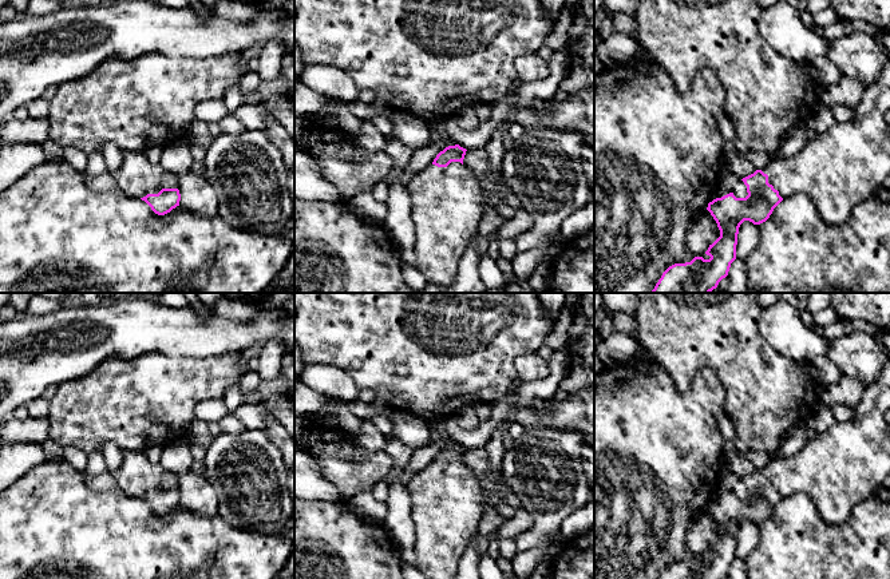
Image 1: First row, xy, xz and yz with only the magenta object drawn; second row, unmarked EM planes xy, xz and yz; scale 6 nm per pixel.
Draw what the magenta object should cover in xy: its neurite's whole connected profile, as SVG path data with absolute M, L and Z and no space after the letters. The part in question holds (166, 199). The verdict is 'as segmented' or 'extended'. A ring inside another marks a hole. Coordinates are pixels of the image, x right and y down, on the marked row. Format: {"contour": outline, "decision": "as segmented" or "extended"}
{"contour": "M123 150L123 162L112 175L116 189L145 201L158 215L179 206L178 175L166 171L161 163L151 163L143 151Z", "decision": "extended"}

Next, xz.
{"contour": "M459 144L446 147L407 185L416 237L416 266L428 285L450 287L455 281L460 258L478 233L486 207L480 181L463 164L466 151Z", "decision": "extended"}

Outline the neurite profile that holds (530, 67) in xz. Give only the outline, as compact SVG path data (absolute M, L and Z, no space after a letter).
M537 53L519 56L514 66L521 82L538 82L549 76L547 62Z

